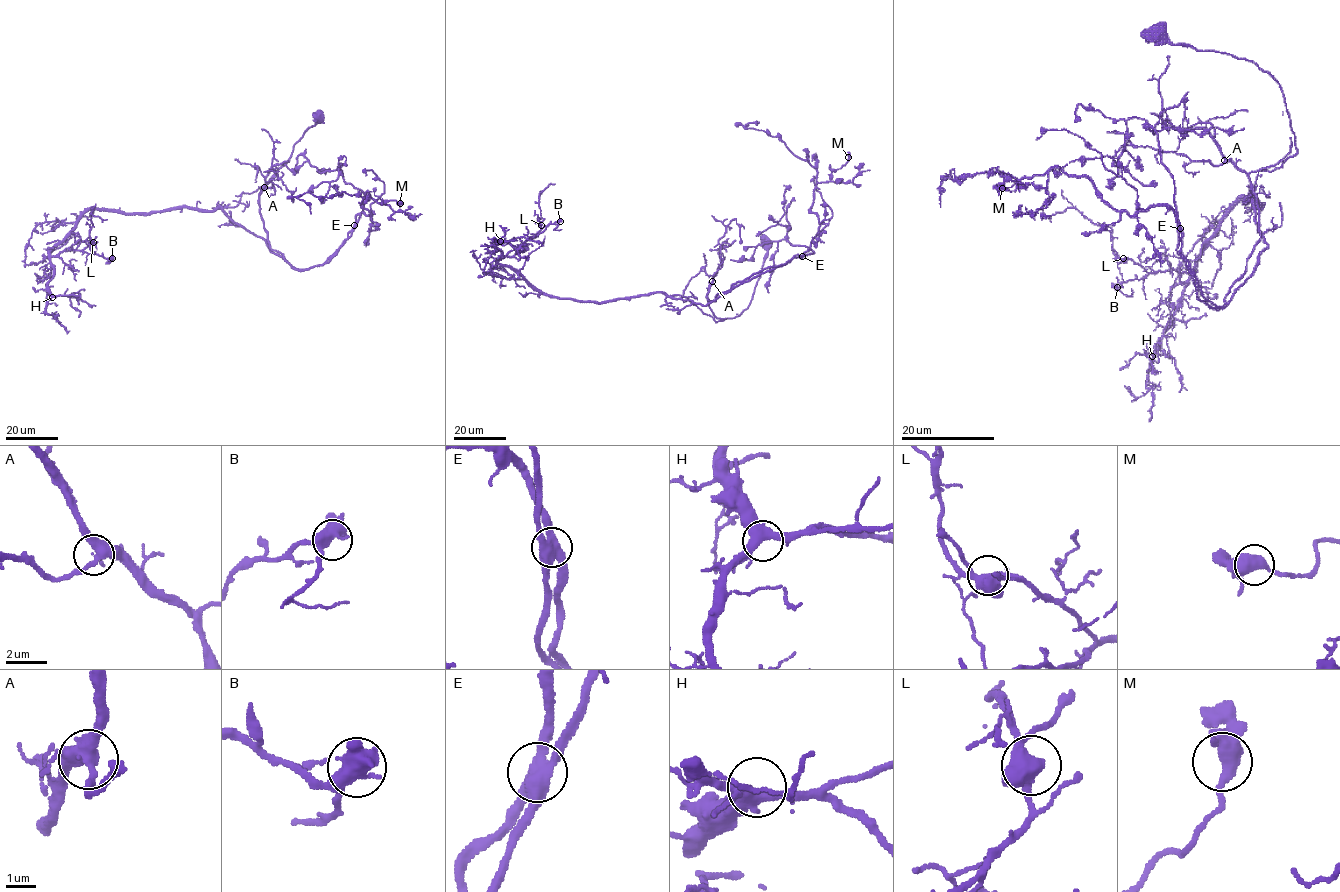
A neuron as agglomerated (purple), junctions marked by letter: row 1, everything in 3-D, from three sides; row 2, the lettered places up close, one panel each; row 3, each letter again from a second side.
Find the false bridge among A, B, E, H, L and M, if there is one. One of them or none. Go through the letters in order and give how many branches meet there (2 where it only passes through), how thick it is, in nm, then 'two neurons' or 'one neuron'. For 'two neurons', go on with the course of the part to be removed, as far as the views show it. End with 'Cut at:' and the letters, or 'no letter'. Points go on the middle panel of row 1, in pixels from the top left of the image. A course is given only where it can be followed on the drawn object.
A: 4 | 400 nm | one neuron
B: 4 | 480 nm | one neuron
E: 4 | 440 nm | two neurons | (803, 257), (763, 269), (713, 301), (708, 300), (712, 276), (722, 266), (718, 241), (733, 219), (740, 243)
H: 4 | 400 nm | one neuron
L: 4 | 460 nm | one neuron
M: 4 | 440 nm | one neuron
Cut at: E

